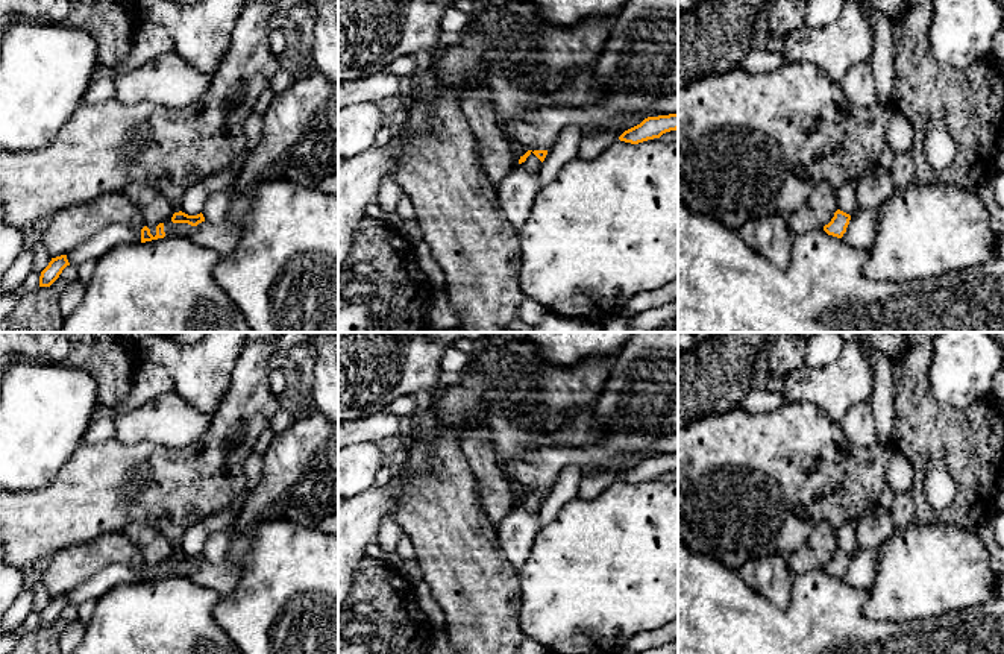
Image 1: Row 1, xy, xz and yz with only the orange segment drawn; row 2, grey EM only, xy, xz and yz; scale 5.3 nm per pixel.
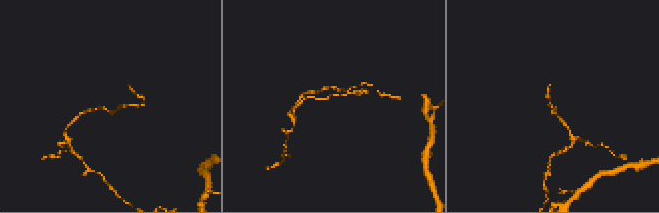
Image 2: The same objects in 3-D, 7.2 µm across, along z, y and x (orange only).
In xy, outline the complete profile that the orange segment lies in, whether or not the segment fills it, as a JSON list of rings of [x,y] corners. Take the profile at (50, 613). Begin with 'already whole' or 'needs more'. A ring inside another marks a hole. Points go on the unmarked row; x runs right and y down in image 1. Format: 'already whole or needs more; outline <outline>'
already whole; outline [[[67,595],[52,598],[49,605],[41,612],[39,627],[50,627],[67,605],[70,605]]]

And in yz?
already whole; outline [[[837,549],[837,551],[834,552],[834,557],[831,558],[831,561],[824,566],[824,571],[825,571],[828,575],[842,578],[843,574],[846,572],[846,568],[848,568],[848,564],[849,564],[849,560],[851,560],[851,555],[849,555],[849,554]]]

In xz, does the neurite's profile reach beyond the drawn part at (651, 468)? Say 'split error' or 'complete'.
complete

